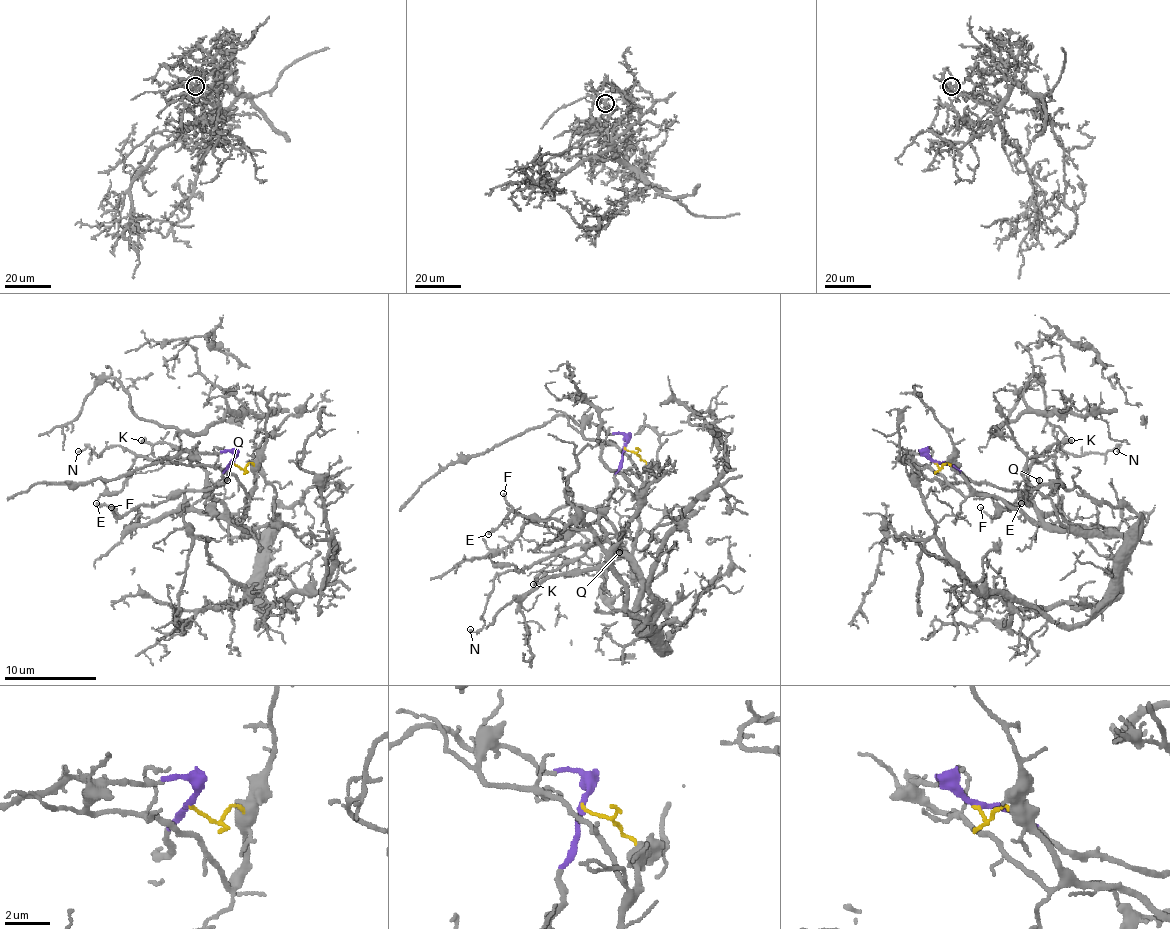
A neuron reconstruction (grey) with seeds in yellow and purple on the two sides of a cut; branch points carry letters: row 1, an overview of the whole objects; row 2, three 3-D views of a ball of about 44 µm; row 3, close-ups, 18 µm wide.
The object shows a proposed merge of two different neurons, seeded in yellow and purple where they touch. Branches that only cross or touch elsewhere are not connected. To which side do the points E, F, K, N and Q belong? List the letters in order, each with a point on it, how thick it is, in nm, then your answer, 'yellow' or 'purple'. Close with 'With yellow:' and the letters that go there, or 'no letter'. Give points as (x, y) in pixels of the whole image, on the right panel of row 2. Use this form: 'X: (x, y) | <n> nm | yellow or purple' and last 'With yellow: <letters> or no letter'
E: (1021, 503) | 240 nm | purple
F: (980, 507) | 140 nm | purple
K: (1071, 440) | 360 nm | yellow
N: (1116, 451) | 100 nm | yellow
Q: (1039, 480) | 140 nm | yellow
With yellow: K, N, Q

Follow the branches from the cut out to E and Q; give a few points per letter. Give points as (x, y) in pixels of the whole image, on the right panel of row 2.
E: (936, 463), (950, 463), (978, 481), (1017, 493), (1012, 504), (998, 514), (1021, 502)
Q: (936, 463), (938, 467), (950, 465), (978, 493), (1003, 497), (1037, 523), (1040, 511), (1033, 500), (1040, 479)

